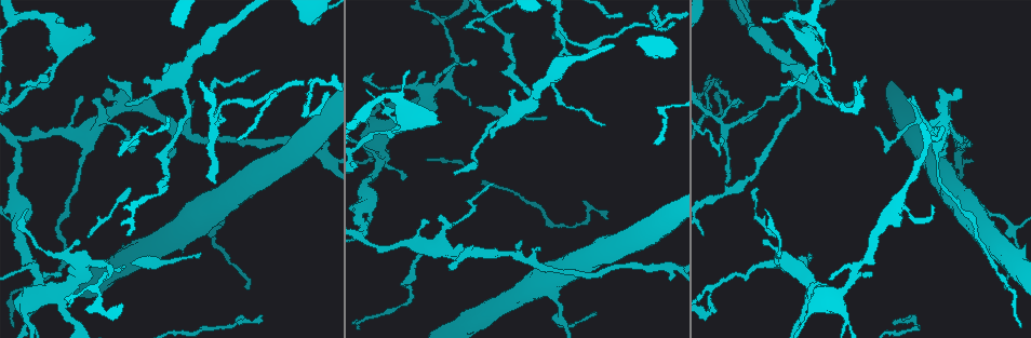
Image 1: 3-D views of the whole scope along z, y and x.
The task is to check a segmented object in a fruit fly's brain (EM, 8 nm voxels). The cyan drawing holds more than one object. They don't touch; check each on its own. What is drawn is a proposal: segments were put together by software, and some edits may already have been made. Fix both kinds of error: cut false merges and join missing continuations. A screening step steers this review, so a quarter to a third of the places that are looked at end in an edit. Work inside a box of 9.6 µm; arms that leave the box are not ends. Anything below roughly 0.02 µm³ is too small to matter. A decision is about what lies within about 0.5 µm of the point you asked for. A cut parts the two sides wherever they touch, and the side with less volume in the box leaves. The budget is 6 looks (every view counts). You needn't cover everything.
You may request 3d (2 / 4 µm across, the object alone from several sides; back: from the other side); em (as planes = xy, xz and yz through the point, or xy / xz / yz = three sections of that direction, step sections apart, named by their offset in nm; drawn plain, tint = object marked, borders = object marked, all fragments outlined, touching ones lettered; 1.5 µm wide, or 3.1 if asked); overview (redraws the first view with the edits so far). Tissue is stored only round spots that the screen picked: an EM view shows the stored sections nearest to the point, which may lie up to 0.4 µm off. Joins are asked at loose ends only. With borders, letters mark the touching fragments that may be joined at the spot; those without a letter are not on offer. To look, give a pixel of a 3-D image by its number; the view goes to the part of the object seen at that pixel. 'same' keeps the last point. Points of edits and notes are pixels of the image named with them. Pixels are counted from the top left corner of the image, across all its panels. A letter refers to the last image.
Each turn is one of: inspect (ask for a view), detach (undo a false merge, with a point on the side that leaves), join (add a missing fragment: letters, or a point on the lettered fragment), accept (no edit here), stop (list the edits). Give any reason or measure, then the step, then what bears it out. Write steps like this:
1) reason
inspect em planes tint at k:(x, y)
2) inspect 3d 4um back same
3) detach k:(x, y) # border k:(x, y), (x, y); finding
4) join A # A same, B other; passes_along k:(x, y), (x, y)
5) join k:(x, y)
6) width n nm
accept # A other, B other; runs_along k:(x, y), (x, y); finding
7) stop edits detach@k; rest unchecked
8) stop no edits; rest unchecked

an open end
inspect em planes borders at 1:(785, 72)

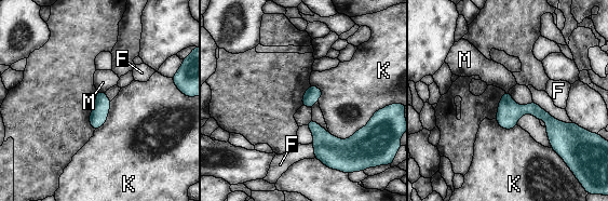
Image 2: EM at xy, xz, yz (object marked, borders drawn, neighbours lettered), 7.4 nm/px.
width 130 nm
accept # F other, K other, M other; border 2:(372, 116), (346, 138), (327, 131); no lettered fragment goes on from it

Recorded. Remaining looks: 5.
free end
inspect 3d 2um at 1:(257, 69)

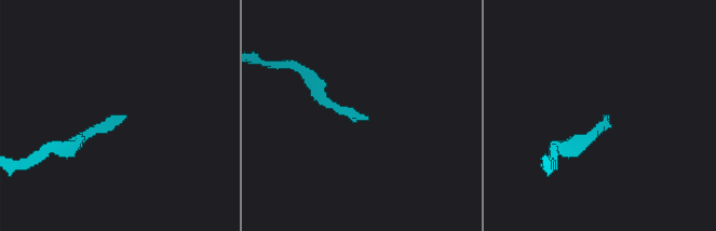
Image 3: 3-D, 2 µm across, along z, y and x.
inspect em planes borders at 3:(125, 117)

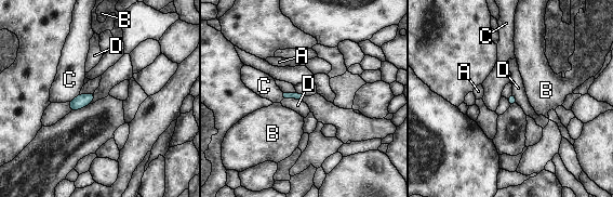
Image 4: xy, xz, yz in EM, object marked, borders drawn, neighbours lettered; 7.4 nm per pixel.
accept # A other, B other, C other, D other; border 4:(284, 97), (302, 101); none of them fits

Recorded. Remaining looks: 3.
inspect em yz step 8 tint at 1:(433, 245)

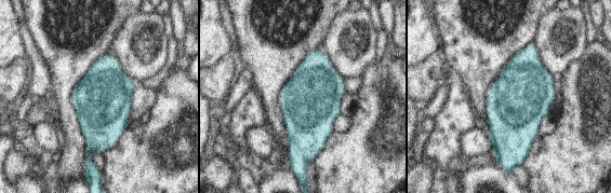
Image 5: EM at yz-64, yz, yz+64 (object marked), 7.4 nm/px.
cut it another way
inspect em xz step 4 borders same

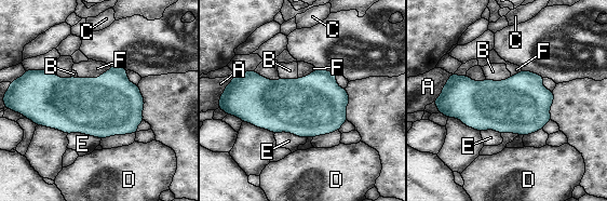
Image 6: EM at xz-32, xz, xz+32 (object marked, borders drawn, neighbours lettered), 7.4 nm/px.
width 440 nm
accept # A other, B other, C other, D other, E other, F other; border 6:(110, 67), (95, 78), (78, 77); continuous, no second neuron

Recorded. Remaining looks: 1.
stop no edits; rest unchecked

